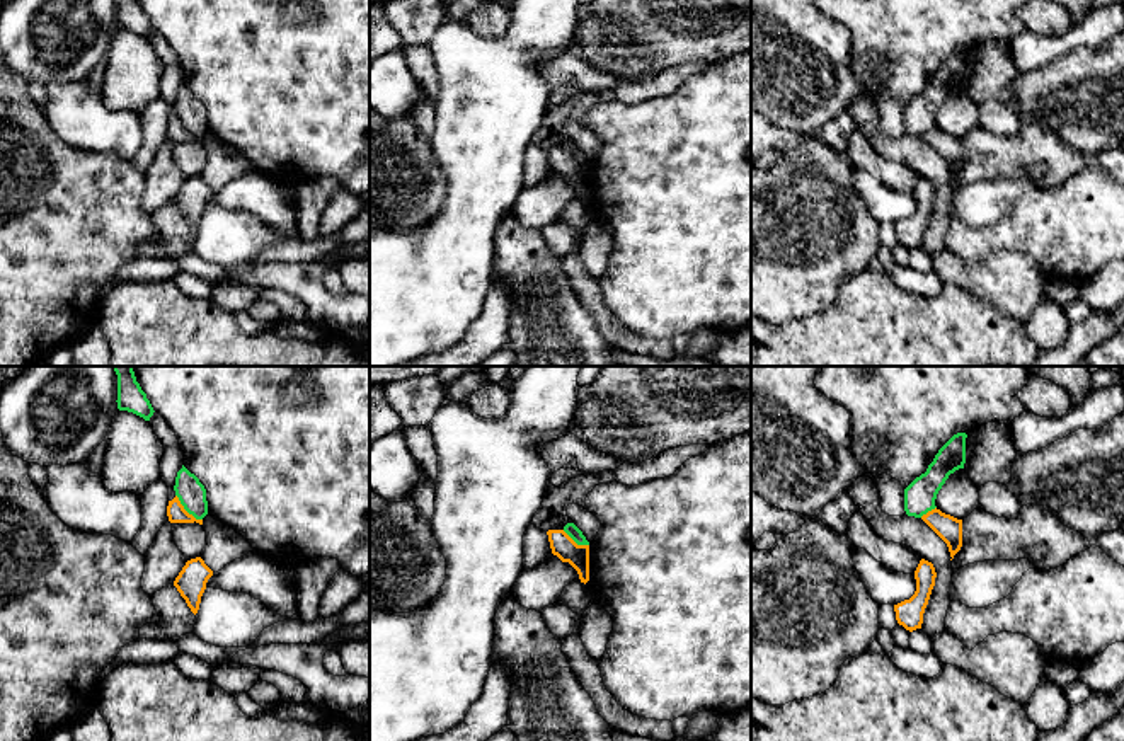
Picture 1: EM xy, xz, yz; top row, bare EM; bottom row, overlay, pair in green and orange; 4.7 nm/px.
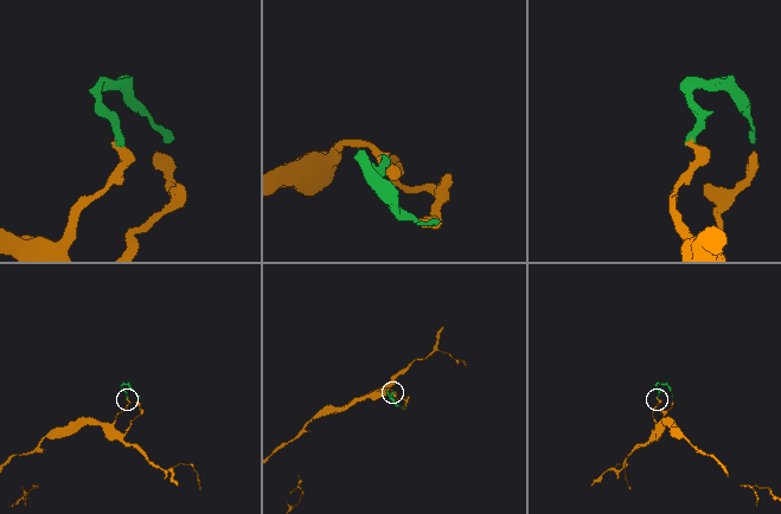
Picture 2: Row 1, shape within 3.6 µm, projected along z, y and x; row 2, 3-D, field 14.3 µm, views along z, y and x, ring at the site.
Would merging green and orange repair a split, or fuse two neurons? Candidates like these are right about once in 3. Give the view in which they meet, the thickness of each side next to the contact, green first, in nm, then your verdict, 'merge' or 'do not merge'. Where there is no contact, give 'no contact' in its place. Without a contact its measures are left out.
contact in xy; calibres 140 and 90 nm; do not merge

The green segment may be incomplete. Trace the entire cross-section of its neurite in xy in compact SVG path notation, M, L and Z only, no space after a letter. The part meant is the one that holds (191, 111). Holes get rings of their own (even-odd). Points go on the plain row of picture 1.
M184 83L177 90L174 109L184 128L196 138L208 133L206 107Z

